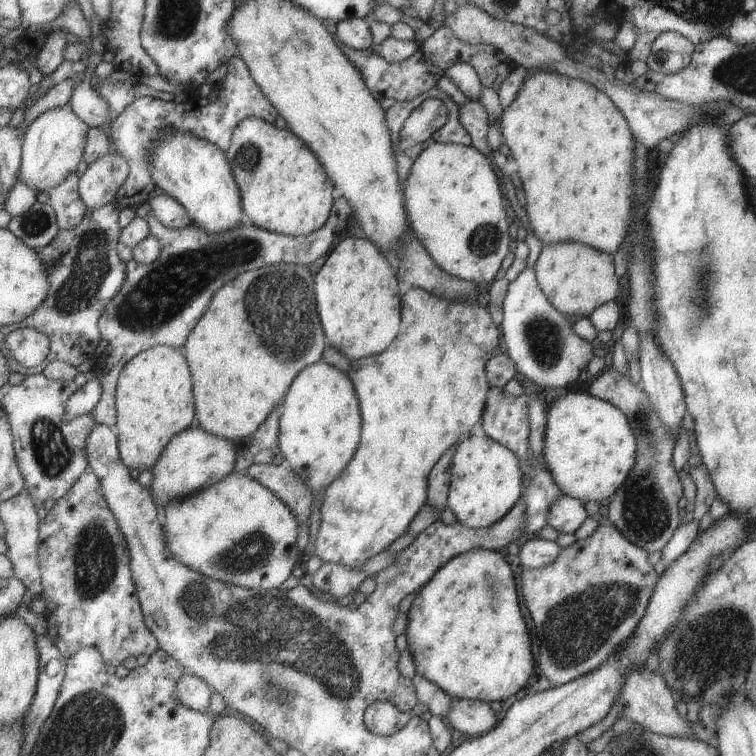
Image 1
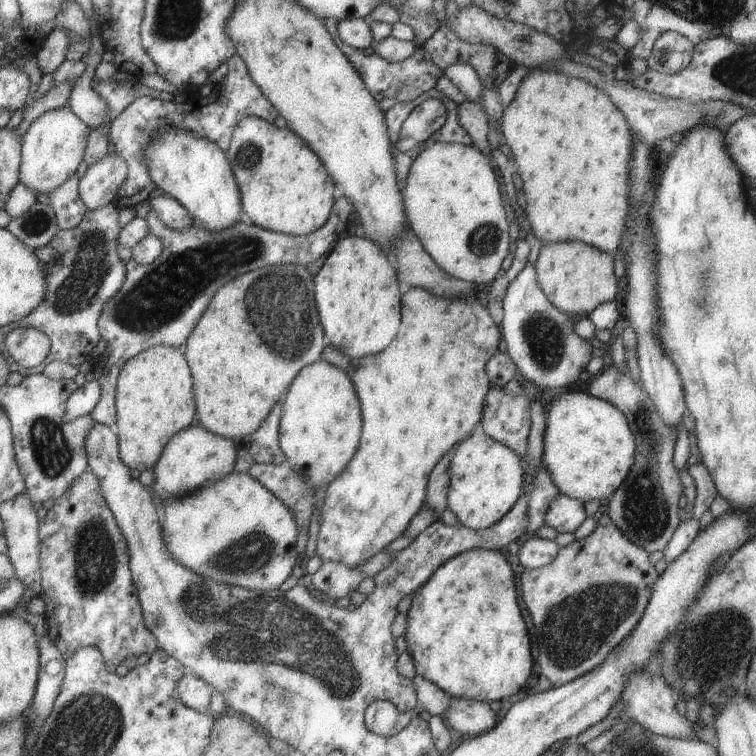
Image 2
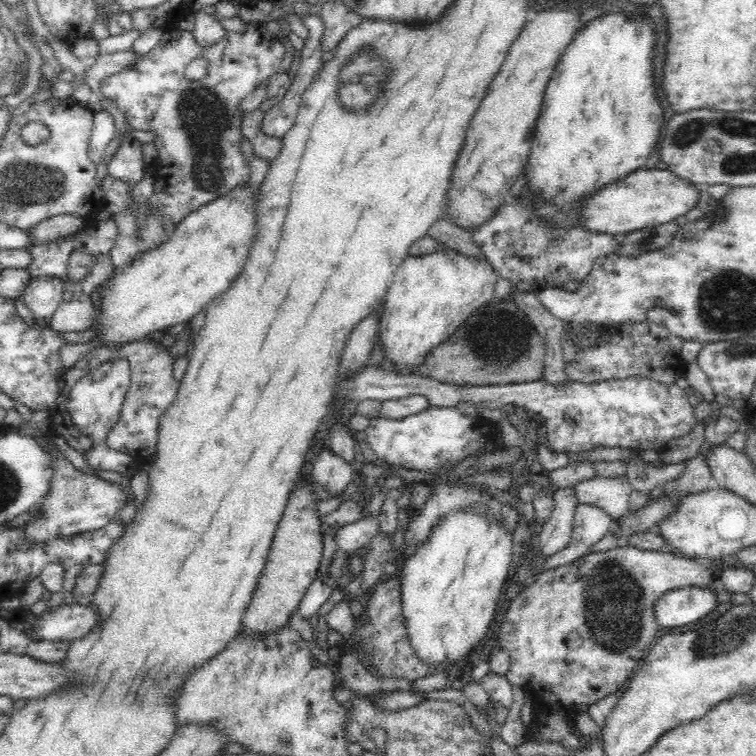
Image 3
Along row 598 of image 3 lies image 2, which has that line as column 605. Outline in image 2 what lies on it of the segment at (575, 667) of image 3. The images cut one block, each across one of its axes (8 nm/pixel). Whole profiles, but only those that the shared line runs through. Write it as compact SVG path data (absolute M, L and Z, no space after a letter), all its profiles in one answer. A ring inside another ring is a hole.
M606 513L597 518L591 534L560 547L555 558L545 566L523 568L519 578L521 598L535 630L539 672L553 687L594 669L634 629L648 603L653 583L659 576L653 565L649 561L649 553L625 537Z

